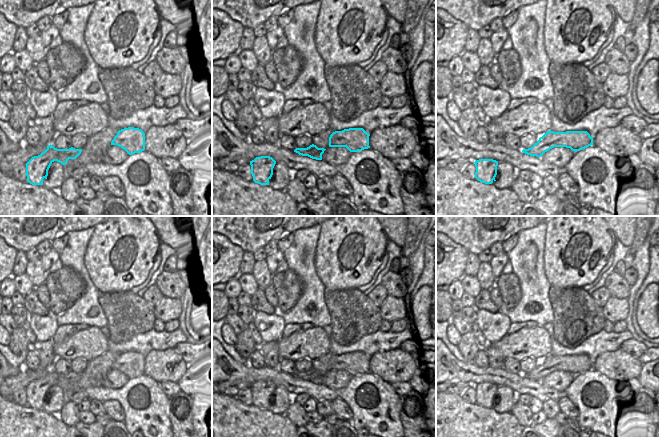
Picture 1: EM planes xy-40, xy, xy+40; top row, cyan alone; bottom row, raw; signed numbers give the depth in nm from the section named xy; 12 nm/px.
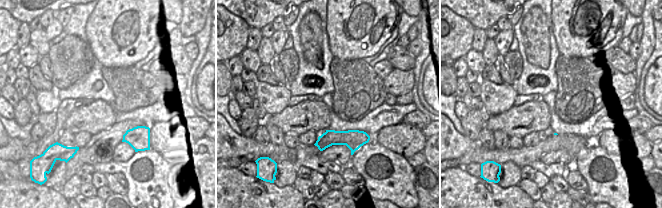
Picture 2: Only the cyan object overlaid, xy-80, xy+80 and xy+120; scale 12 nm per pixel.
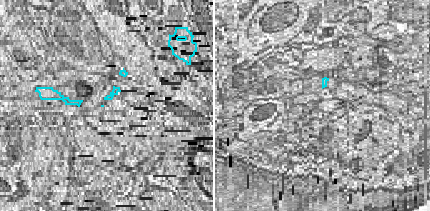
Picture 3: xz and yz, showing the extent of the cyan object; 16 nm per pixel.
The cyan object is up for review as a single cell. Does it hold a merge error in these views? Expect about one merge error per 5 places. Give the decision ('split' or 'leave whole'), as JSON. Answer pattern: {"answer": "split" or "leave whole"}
{"answer": "leave whole"}

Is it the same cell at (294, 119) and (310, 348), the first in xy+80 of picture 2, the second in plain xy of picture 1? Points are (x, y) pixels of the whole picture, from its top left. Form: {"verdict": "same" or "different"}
{"verdict": "same"}

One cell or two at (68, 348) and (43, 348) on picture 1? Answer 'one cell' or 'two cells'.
two cells

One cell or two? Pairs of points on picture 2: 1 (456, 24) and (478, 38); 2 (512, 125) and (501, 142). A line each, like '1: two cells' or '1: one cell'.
1: two cells
2: two cells

